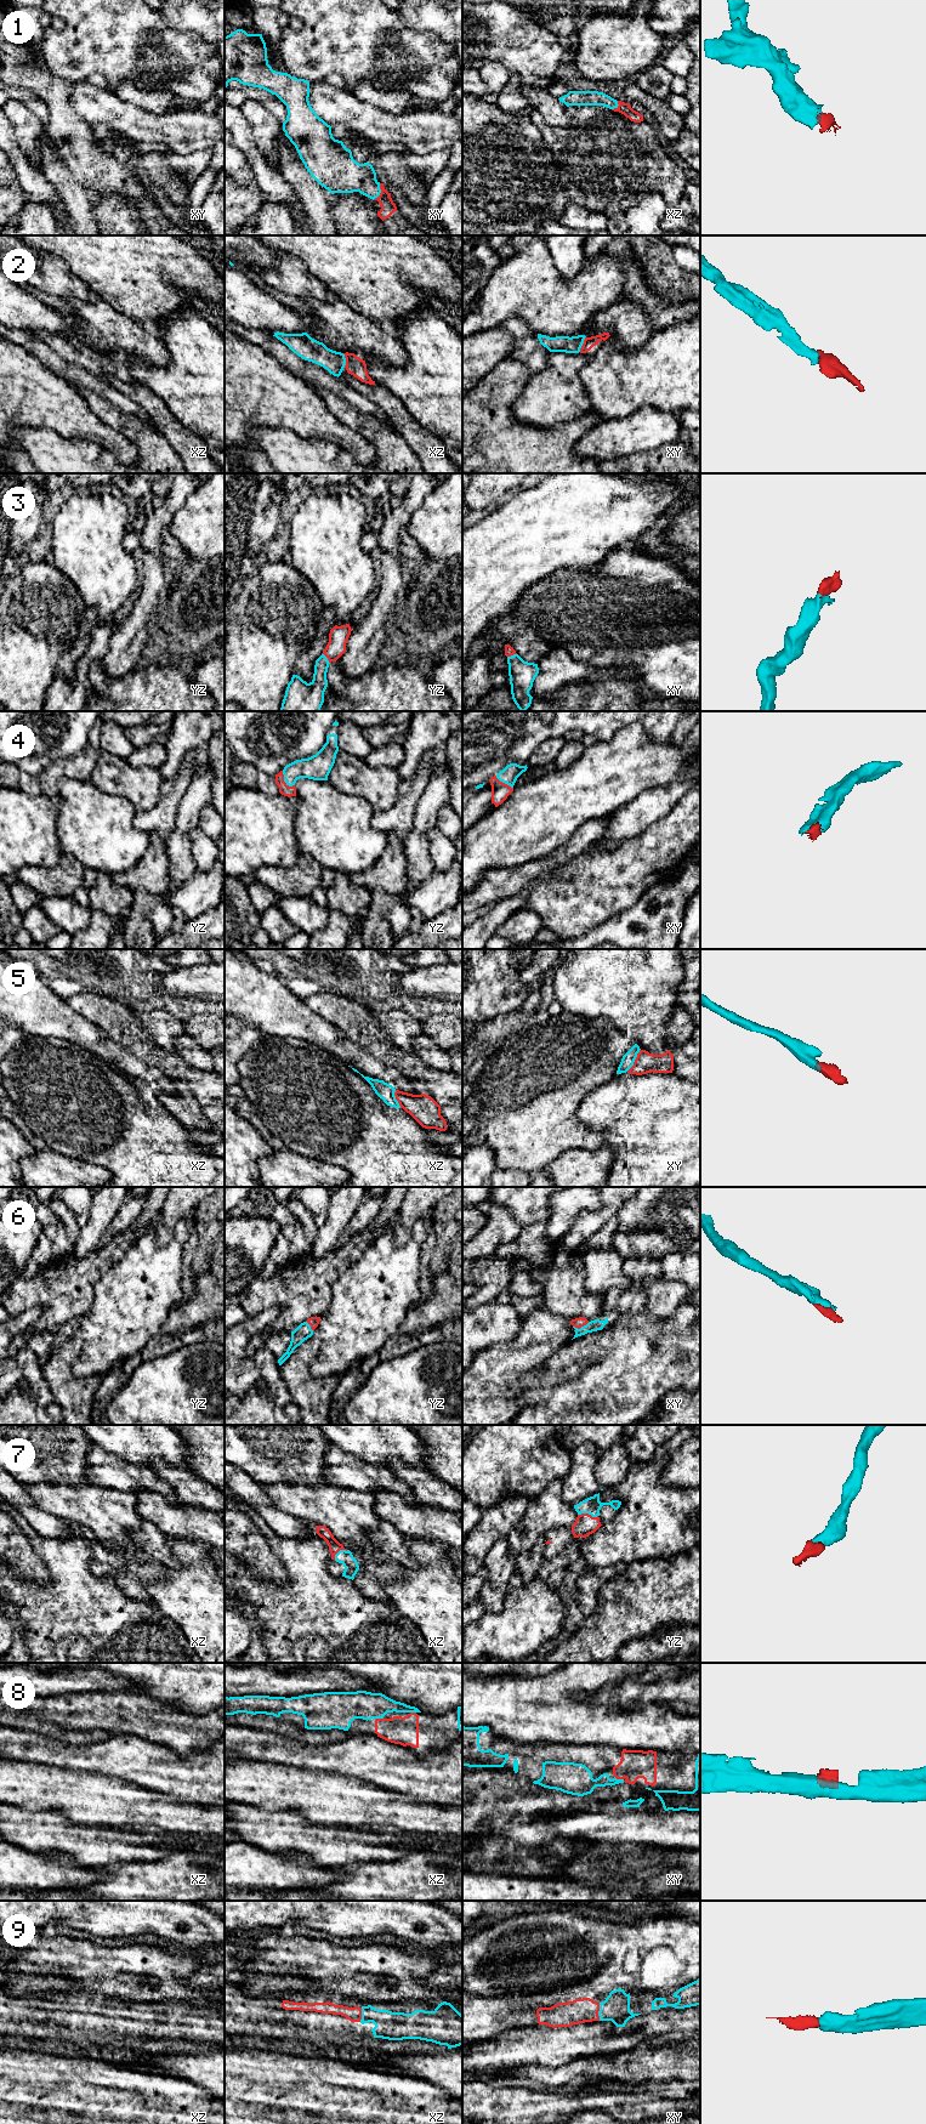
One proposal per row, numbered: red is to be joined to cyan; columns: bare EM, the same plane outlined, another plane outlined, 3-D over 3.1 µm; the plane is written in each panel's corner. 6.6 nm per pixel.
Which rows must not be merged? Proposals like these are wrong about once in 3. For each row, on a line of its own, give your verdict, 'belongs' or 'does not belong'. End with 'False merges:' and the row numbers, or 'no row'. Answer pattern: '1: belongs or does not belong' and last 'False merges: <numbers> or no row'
1: belongs
2: belongs
3: belongs
4: belongs
5: belongs
6: belongs
7: belongs
8: belongs
9: belongs
False merges: no row

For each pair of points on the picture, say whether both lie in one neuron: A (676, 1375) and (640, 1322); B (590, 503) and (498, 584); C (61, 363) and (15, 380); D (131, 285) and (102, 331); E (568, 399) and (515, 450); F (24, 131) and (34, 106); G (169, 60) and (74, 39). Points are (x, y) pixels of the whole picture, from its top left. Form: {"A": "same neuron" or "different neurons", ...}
{"A": "same neuron", "B": "same neuron", "C": "different neurons", "D": "different neurons", "E": "different neurons", "F": "different neurons", "G": "same neuron"}

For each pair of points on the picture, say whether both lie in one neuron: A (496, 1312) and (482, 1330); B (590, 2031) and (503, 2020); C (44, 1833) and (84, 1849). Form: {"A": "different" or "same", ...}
{"A": "same", "B": "different", "C": "same"}

